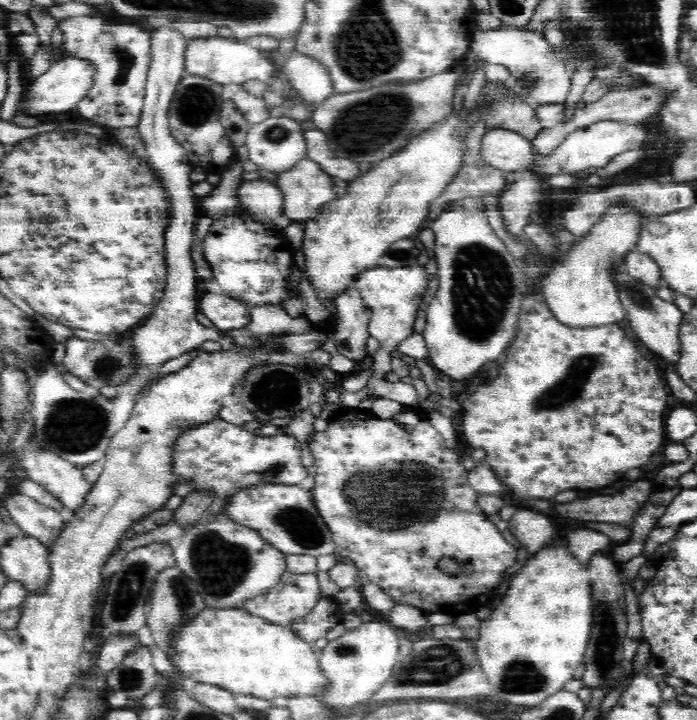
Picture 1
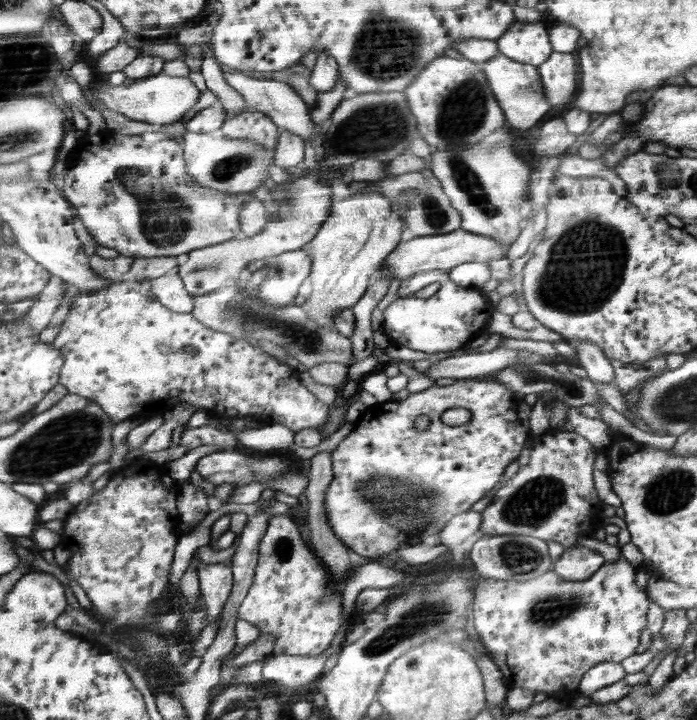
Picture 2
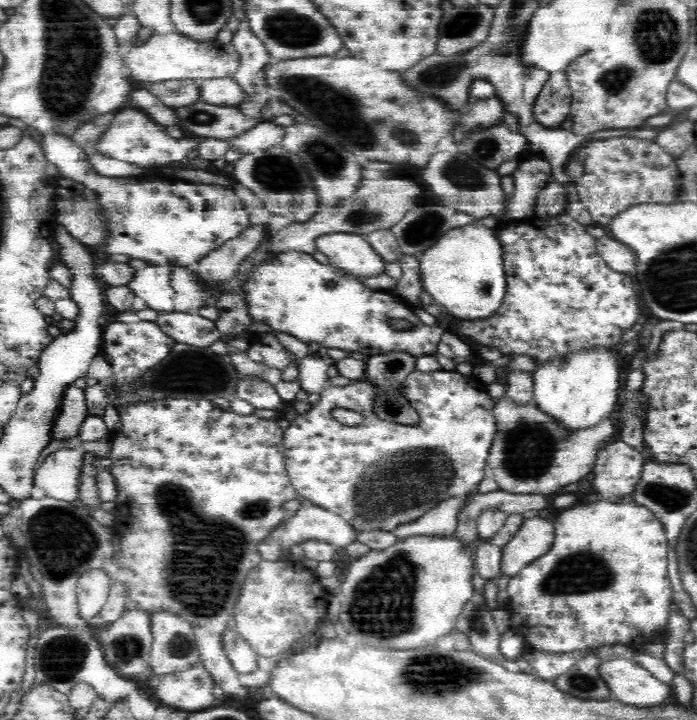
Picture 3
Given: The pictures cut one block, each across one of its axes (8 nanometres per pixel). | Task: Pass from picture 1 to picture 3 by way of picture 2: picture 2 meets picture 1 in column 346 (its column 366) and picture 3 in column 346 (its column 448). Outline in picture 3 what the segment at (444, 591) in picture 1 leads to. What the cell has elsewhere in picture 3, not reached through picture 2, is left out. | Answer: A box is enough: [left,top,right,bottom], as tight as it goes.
[281,369,497,533]

